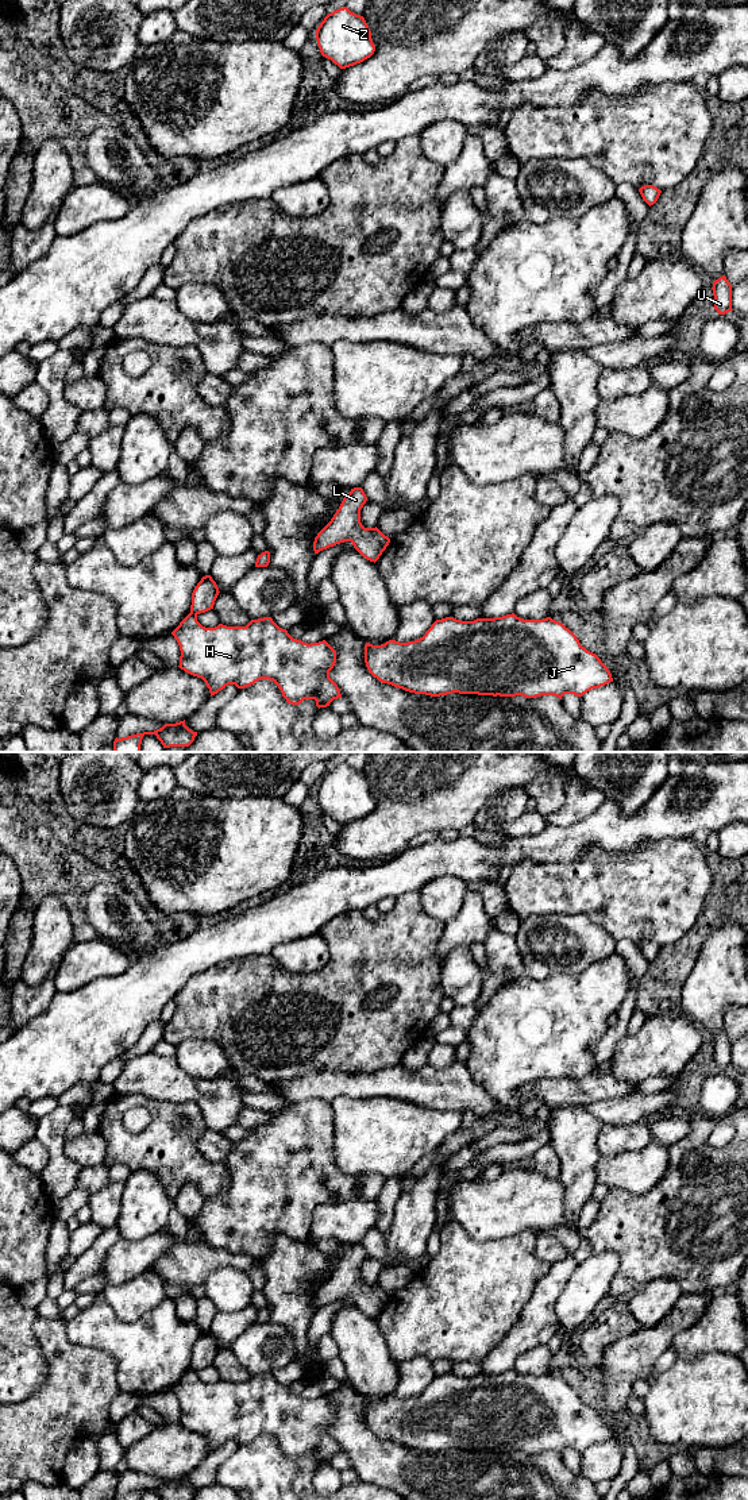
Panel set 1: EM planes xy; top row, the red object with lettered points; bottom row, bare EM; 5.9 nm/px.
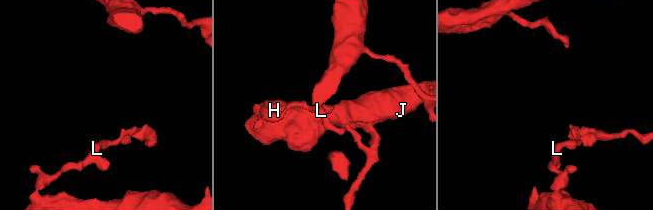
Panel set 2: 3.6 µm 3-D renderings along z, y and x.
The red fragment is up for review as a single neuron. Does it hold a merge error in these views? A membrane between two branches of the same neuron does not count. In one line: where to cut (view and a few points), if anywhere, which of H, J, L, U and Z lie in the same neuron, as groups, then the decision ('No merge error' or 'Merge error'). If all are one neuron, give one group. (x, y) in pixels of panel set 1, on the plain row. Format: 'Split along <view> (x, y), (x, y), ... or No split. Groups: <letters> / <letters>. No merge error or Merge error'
Split along xy (191, 1367), (196, 1371). Groups: H J / L U Z. Merge error

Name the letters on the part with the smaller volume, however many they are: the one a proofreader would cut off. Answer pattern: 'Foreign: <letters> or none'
Foreign: H, J

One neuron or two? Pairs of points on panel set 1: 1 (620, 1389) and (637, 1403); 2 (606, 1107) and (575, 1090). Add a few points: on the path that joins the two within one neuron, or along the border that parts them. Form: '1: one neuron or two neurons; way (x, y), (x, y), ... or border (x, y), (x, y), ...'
1: two neurons; border (632, 1392), (627, 1402), (627, 1408)
2: two neurons; border (628, 1094), (620, 1098), (594, 1101), (582, 1106)

